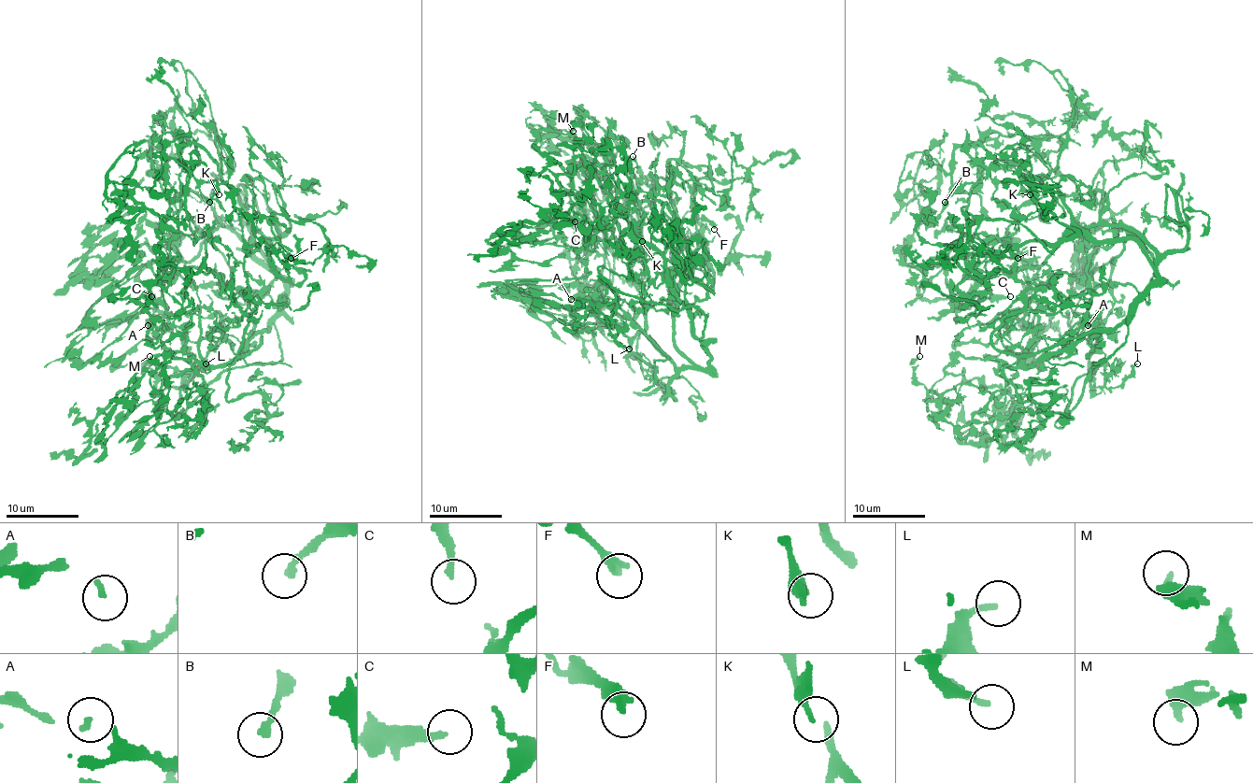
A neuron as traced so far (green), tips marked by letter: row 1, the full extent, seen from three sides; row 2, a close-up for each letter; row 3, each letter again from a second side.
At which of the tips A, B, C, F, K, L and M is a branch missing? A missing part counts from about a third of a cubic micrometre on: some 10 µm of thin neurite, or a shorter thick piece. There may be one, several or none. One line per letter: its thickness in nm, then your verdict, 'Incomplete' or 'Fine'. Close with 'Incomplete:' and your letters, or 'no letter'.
A: Thickness 160 nm. Fine
B: Thickness 220 nm. Fine
C: Thickness 240 nm. Fine
F: Thickness 320 nm. Fine
K: Thickness 180 nm. Fine
L: Thickness 180 nm. Fine
M: Thickness 320 nm. Fine
Incomplete: no letter

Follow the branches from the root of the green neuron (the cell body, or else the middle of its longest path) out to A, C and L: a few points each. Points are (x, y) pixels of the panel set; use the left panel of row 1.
A: (256, 256), (217, 223), (188, 262), (153, 260), (138, 277), (153, 306), (117, 323), (138, 318), (148, 325)
C: (256, 256), (220, 225), (198, 267), (175, 271), (165, 287), (159, 271), (113, 300), (146, 304), (151, 296)
L: (256, 256), (286, 291), (282, 358), (224, 370), (178, 412), (192, 374), (161, 372), (184, 387), (206, 363)

